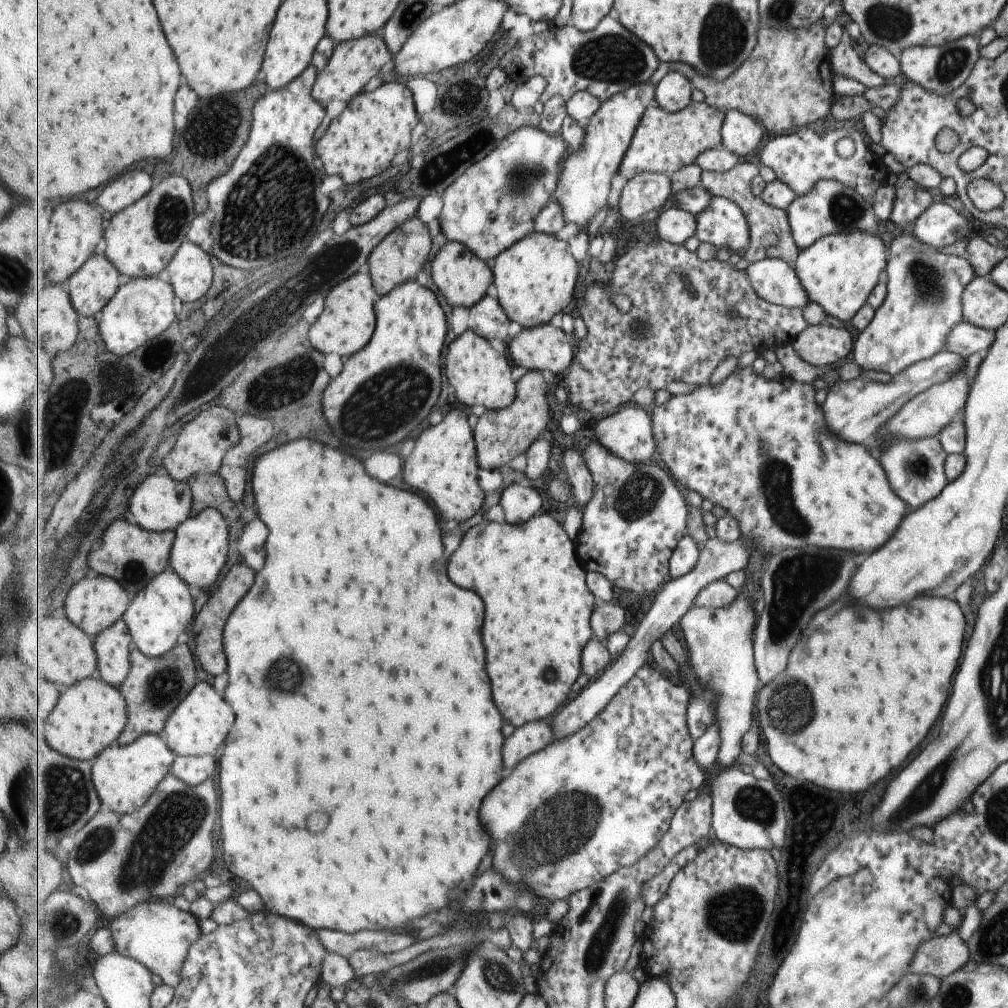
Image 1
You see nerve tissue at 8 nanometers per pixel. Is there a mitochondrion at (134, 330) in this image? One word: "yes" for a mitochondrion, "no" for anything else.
no

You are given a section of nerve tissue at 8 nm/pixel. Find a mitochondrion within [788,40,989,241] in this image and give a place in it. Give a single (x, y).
(846, 210)

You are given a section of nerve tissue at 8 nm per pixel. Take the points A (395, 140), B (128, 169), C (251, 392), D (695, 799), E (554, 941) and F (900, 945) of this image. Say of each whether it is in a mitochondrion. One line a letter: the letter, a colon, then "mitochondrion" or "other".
A: other
B: other
C: mitochondrion
D: other
E: other
F: other

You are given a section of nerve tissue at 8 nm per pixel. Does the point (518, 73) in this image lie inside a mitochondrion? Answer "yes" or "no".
no

